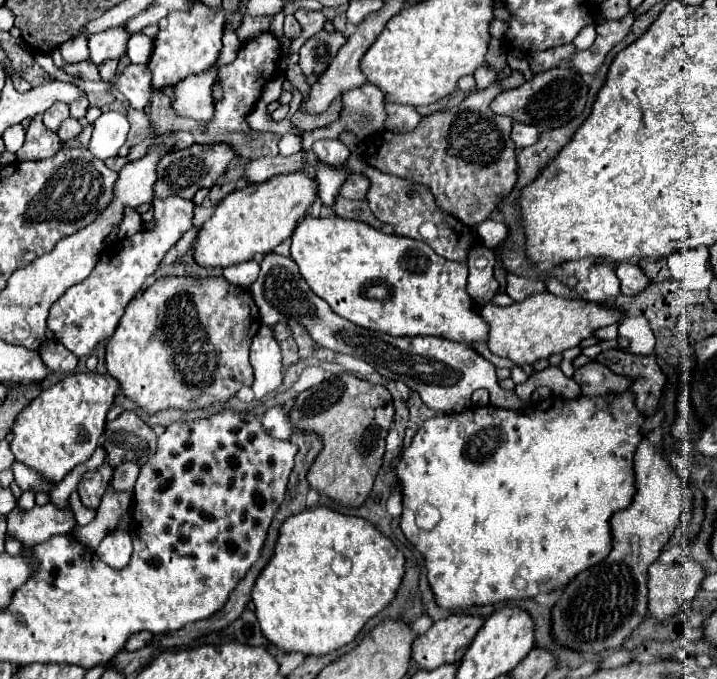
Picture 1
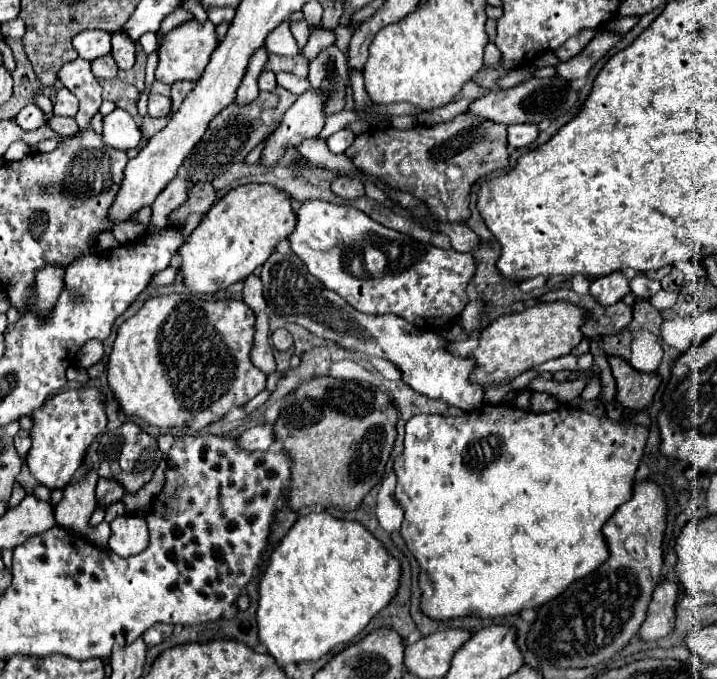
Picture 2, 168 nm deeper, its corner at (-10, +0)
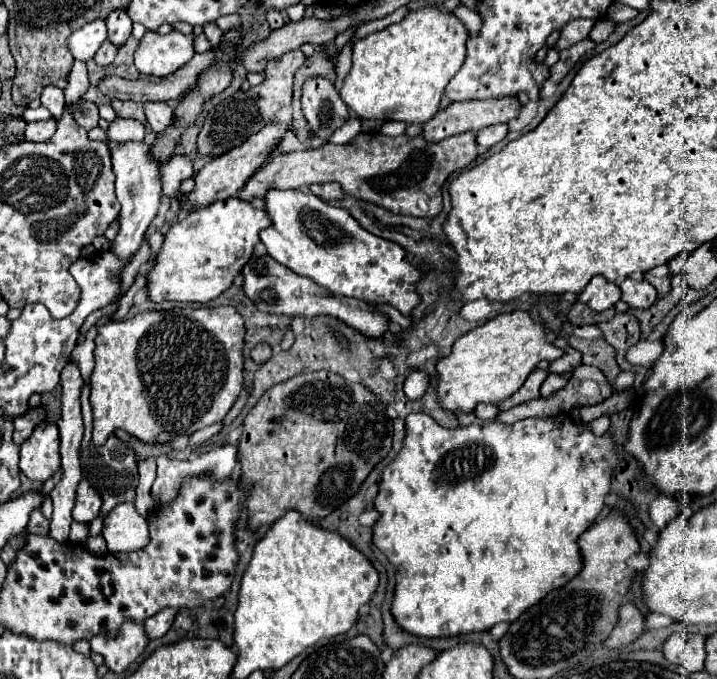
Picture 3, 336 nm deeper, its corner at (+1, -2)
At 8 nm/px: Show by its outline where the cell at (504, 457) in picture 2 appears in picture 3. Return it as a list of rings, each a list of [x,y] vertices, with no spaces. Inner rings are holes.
[[[411,413],[405,419],[405,439],[397,457],[385,467],[383,479],[379,483],[379,493],[375,497],[375,509],[381,511],[379,521],[373,525],[373,543],[387,555],[387,559],[397,569],[395,601],[391,613],[395,621],[409,633],[421,637],[449,637],[471,631],[485,631],[503,621],[515,621],[523,611],[541,601],[551,589],[559,589],[569,583],[583,567],[581,549],[577,545],[579,535],[593,523],[593,519],[603,511],[605,497],[611,489],[615,467],[619,465],[619,455],[615,441],[609,433],[597,437],[581,421],[575,421],[569,413],[559,413],[555,417],[529,417],[513,425],[487,423],[487,425],[467,425],[445,429],[425,413]]]

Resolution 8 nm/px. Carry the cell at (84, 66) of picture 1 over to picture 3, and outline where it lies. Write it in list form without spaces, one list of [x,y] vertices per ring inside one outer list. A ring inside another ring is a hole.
[[[105,41],[105,43],[101,45],[101,49],[95,53],[95,63],[97,63],[97,65],[107,67],[107,65],[111,65],[111,63],[113,63],[115,55],[117,55],[117,47],[115,47],[113,43]]]

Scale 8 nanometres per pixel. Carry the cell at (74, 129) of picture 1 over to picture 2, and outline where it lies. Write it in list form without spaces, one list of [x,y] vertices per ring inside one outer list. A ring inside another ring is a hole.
[[[58,115],[48,119],[48,127],[54,133],[58,133],[60,137],[70,137],[70,135],[74,135],[78,131],[78,125],[76,125],[76,121],[72,117],[58,117]]]

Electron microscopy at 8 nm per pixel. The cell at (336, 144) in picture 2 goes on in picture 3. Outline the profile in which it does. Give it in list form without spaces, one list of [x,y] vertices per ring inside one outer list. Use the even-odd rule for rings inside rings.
[[[351,115],[351,117],[345,121],[345,125],[339,127],[339,129],[331,135],[329,143],[335,143],[335,145],[349,143],[349,141],[359,133],[359,131],[361,131],[361,121],[359,121],[357,115]]]

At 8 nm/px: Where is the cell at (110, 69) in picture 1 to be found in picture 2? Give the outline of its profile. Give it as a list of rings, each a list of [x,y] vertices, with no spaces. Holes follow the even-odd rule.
[[[122,29],[112,35],[112,57],[116,57],[120,69],[130,69],[134,65],[134,49],[136,43]]]

